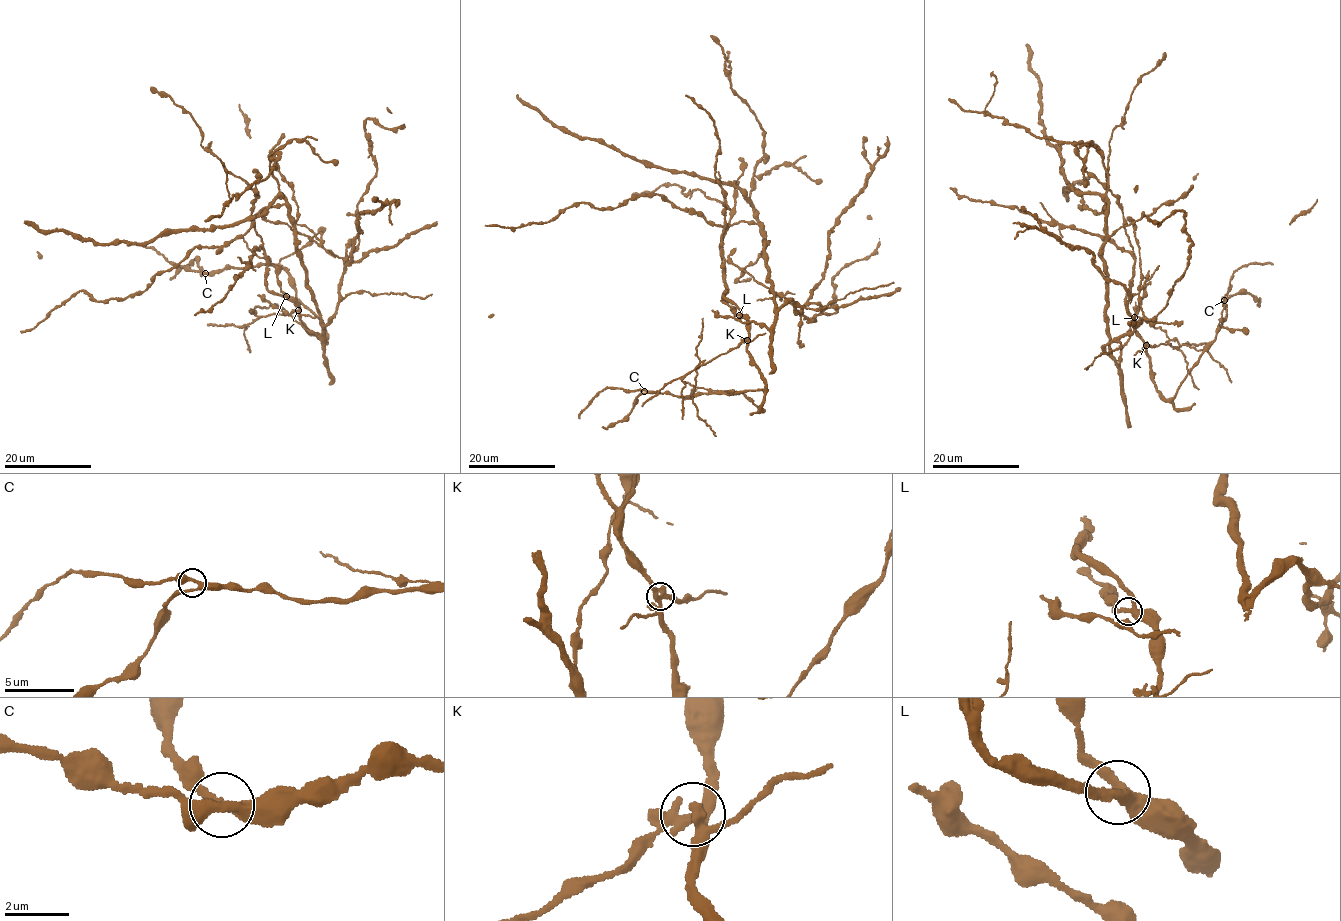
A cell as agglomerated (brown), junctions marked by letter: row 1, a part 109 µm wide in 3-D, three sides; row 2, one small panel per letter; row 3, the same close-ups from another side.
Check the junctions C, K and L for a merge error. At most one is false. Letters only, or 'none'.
K

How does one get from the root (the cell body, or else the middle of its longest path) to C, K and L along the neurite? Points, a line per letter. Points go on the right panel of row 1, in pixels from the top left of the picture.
C: (1107, 204), (1122, 213), (1134, 260), (1125, 305), (1144, 342), (1150, 377), (1166, 398), (1214, 339), (1224, 300)
K: (1107, 204), (1119, 206), (1133, 250), (1134, 276), (1125, 305), (1135, 331), (1146, 345)
L: (1107, 204), (1119, 206), (1133, 250), (1134, 276), (1125, 303), (1134, 317)

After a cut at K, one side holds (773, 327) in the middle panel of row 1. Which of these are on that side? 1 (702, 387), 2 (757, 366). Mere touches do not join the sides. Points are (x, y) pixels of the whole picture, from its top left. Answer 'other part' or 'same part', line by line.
1: same part
2: same part

